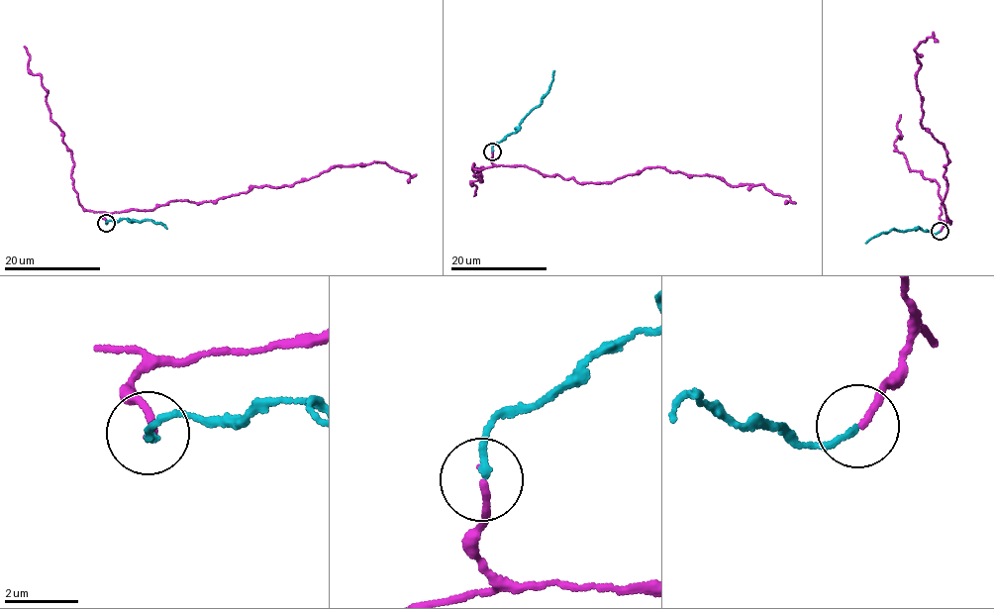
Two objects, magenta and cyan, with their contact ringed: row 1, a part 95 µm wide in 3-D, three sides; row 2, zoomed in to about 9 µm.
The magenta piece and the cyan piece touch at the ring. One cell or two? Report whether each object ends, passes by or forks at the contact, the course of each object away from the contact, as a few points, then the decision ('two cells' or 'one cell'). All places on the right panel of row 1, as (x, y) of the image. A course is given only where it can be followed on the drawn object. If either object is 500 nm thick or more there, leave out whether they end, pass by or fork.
magenta ends there; cyan ends there; magenta runs (939, 231), (948, 161), (920, 122), (915, 78), (915, 50), (927, 37), (938, 42); cyan runs (939, 231), (931, 233), (918, 226), (906, 232), (894, 228), (865, 243); two cells

